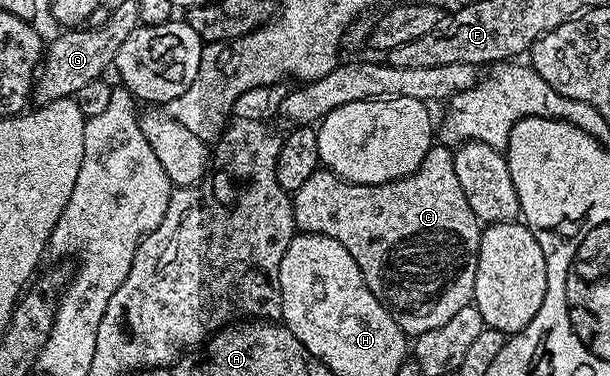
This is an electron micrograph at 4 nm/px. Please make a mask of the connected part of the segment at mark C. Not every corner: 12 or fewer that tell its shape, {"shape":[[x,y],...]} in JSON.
{"shape":[[455,154],[358,185],[320,168],[299,233],[337,239],[412,338],[472,304],[483,229]]}

